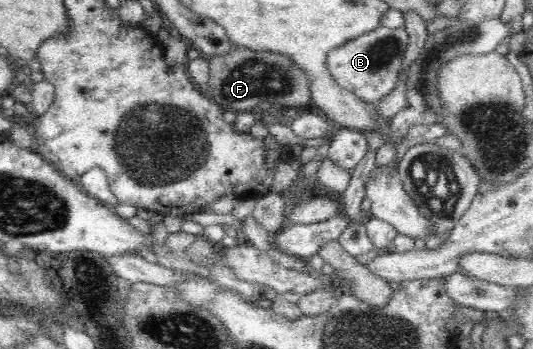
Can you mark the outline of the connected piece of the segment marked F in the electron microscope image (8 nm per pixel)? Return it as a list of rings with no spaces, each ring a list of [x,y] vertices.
[[[237,43],[230,45],[228,52],[207,58],[211,66],[209,87],[212,101],[223,106],[224,111],[232,115],[239,111],[254,111],[276,106],[282,109],[303,107],[312,104],[313,88],[307,70],[299,68],[289,54],[267,50],[253,50]]]

